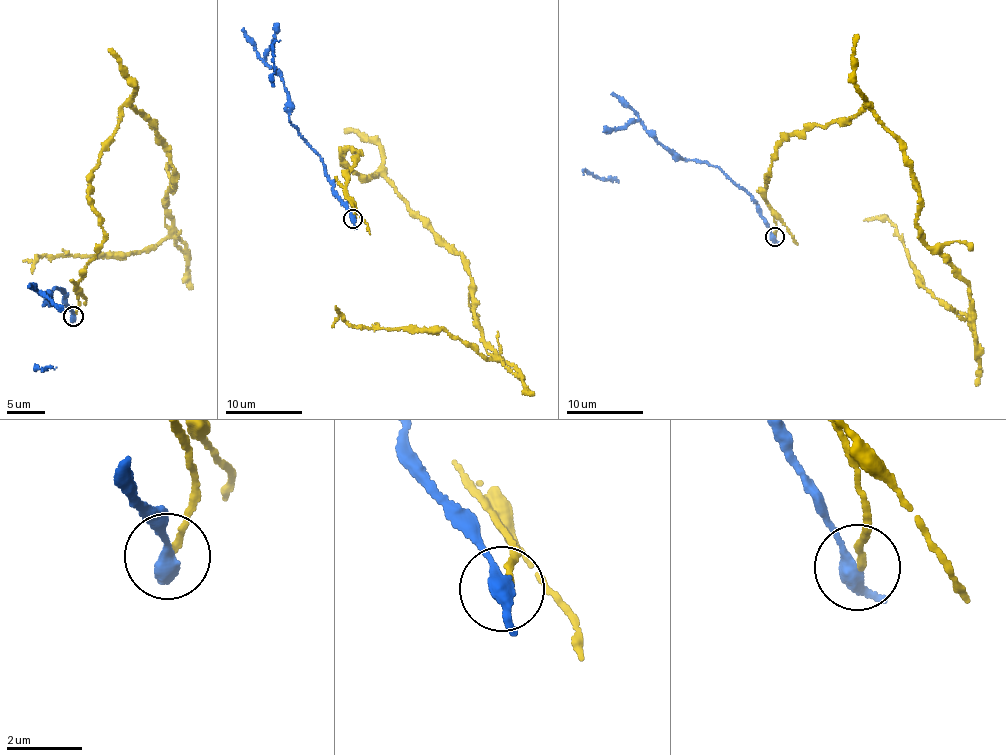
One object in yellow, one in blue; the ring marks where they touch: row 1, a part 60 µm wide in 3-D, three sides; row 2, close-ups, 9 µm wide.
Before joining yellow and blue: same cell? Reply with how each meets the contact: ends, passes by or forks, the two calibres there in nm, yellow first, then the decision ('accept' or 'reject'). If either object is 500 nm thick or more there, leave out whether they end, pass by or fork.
yellow ends; blue passes by; calibres 150 and 360 nm; reject

